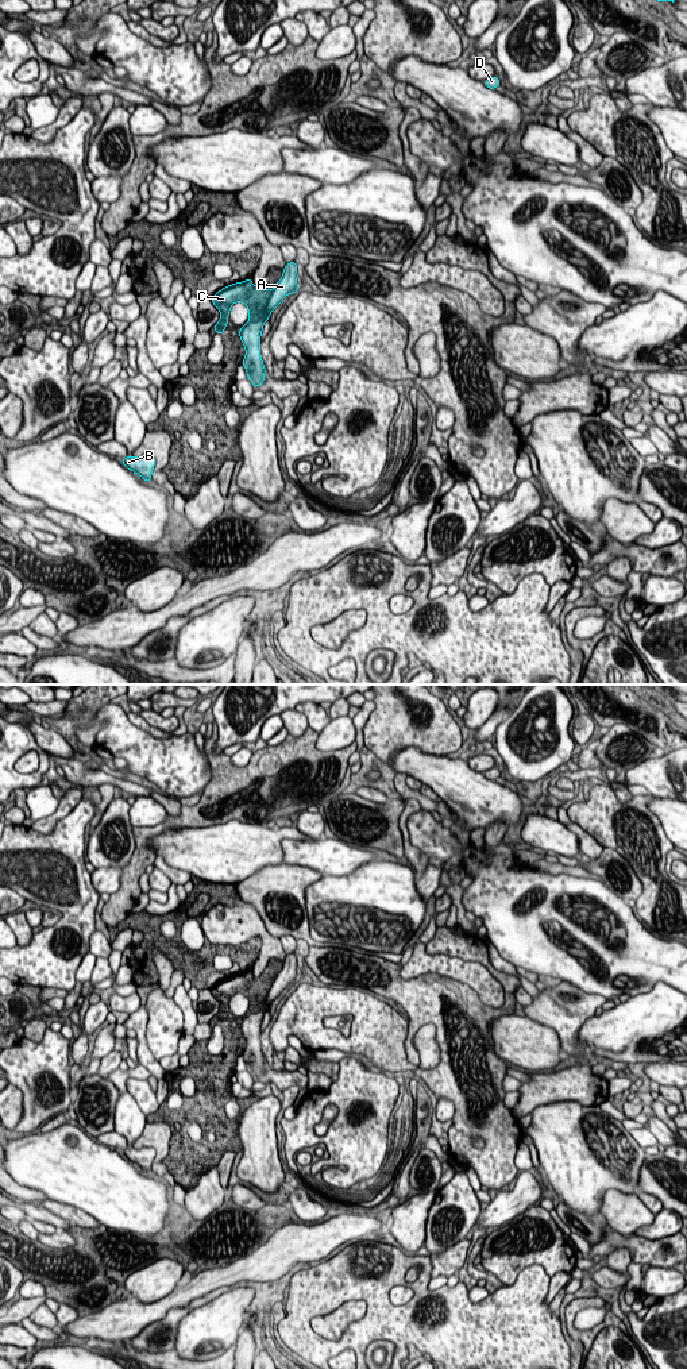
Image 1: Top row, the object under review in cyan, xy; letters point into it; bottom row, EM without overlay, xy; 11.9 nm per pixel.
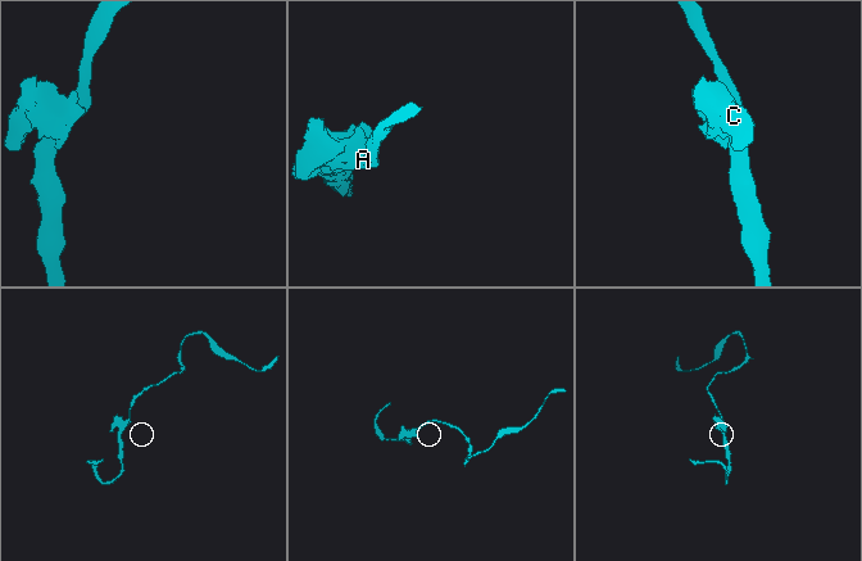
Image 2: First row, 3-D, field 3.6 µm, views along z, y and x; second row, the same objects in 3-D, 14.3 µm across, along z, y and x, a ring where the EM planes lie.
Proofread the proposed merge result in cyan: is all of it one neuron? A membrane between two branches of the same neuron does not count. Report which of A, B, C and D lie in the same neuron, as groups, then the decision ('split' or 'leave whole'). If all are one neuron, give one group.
A B D / C; split

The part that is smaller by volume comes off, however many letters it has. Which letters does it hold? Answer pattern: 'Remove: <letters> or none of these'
Remove: C

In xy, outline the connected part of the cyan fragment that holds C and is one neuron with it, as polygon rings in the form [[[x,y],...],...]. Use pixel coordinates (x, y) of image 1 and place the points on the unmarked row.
[[[248,969],[243,973],[232,975],[219,982],[211,988],[213,996],[220,1002],[220,1011],[213,1018],[216,1025],[224,1026],[223,1022],[225,1017],[229,1015],[228,1006],[231,998],[240,992],[248,999],[248,1013],[256,1013],[259,1009],[265,1009],[265,1013],[270,1010],[266,1006],[266,996],[270,991],[271,980],[262,980],[260,977],[254,977],[252,971]]]

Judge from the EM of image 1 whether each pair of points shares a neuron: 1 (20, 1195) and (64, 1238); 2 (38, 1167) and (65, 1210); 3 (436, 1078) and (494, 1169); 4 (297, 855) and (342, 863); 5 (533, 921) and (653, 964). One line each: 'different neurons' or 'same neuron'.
1: same neuron
2: different neurons
3: same neuron
4: same neuron
5: same neuron

